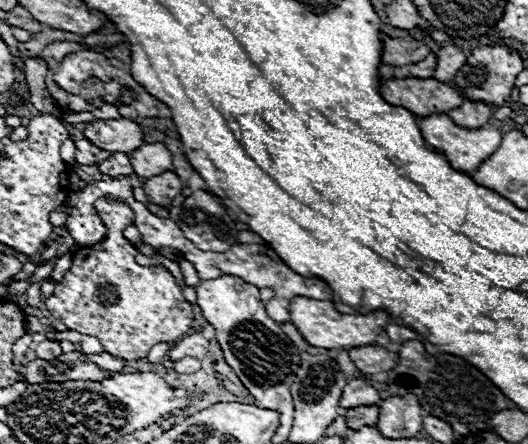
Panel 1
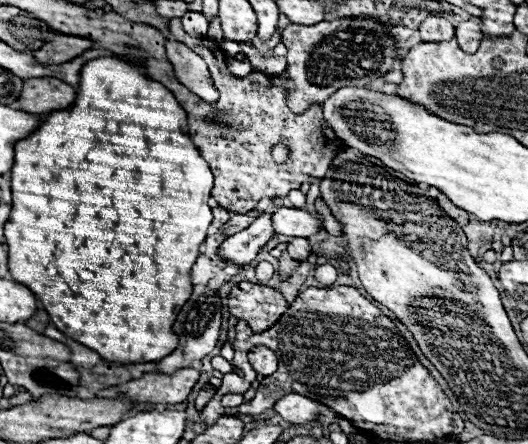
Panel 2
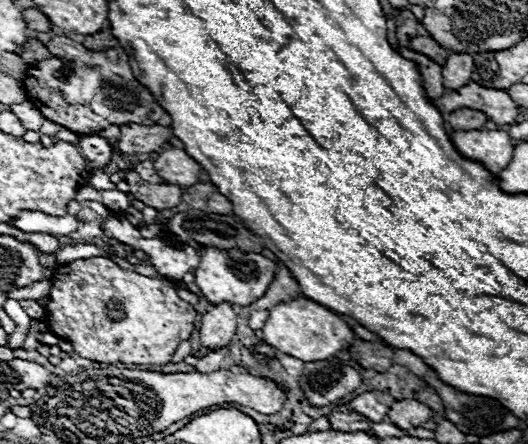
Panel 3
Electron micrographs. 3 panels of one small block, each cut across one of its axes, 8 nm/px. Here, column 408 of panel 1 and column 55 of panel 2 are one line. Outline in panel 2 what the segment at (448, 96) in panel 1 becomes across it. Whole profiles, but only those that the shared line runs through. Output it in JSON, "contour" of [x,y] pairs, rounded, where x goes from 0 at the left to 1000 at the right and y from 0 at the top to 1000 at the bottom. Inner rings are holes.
{"contour":[[[57,176],[45,185],[30,243],[61,257],[125,248],[144,225],[144,198],[110,176]]]}

